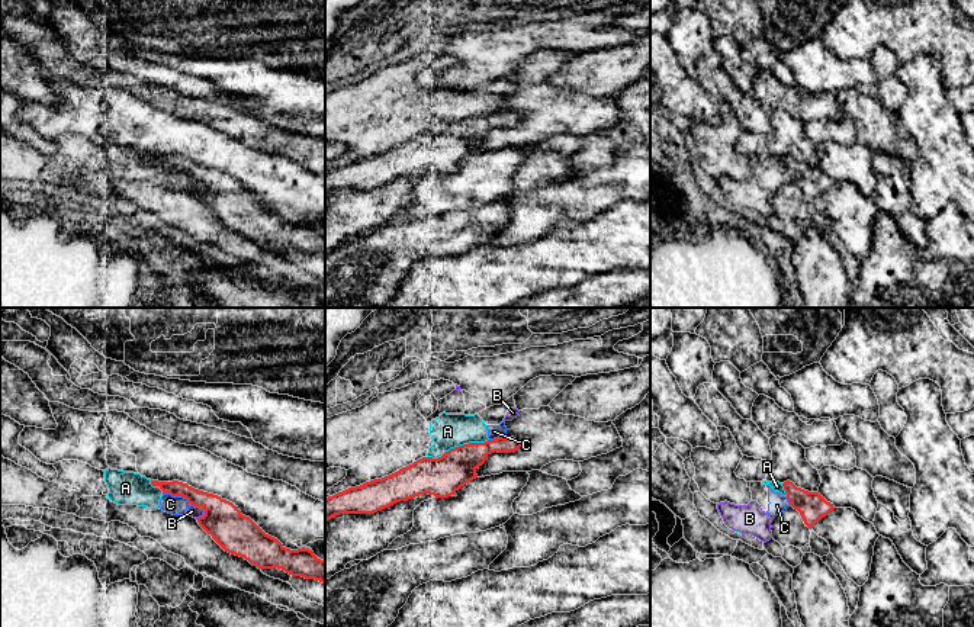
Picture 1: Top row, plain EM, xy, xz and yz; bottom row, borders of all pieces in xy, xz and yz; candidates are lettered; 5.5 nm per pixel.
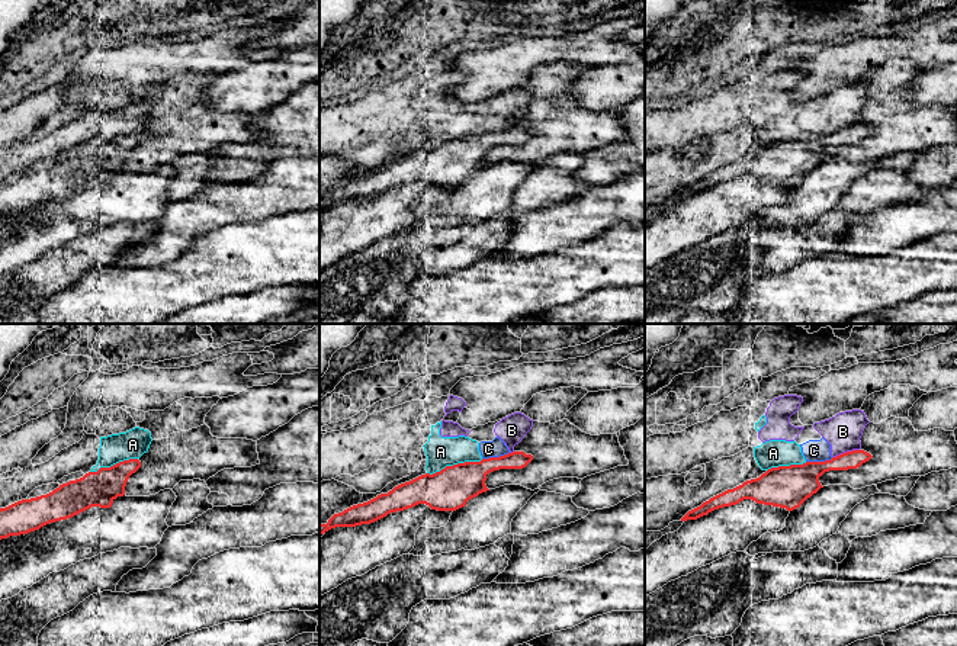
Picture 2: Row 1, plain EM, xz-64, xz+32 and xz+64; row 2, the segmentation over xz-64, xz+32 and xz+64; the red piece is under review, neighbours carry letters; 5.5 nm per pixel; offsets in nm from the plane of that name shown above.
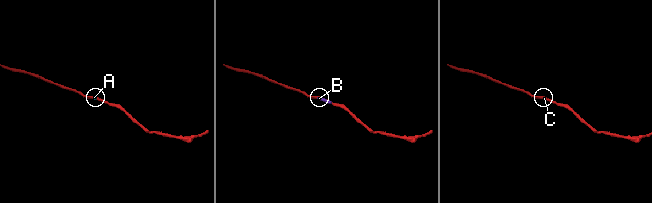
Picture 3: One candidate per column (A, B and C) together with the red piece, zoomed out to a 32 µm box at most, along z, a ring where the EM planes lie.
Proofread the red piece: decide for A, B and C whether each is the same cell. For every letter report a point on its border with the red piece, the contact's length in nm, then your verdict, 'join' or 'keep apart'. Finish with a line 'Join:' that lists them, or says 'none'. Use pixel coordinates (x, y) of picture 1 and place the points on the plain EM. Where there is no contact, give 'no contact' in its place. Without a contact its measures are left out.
A: xz (459, 121) | 360 nm | keep apart
B: xy (199, 180) | 120 nm | keep apart
C: xy (176, 170) | 160 nm | keep apart
Join: none

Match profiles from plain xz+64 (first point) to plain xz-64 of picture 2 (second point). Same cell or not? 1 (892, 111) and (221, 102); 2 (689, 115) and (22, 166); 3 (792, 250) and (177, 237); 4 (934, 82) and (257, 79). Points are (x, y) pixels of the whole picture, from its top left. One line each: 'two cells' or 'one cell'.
1: two cells
2: one cell
3: two cells
4: one cell

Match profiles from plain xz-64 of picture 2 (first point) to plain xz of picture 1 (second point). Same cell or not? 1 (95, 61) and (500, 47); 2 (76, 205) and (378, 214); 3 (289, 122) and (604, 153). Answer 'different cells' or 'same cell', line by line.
1: same cell
2: different cells
3: same cell

